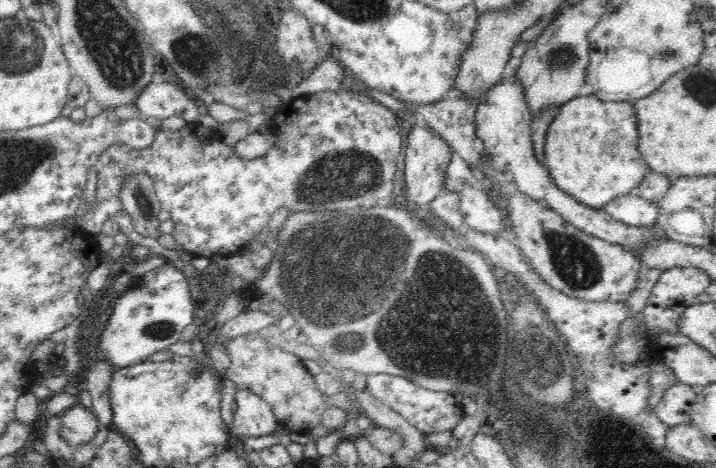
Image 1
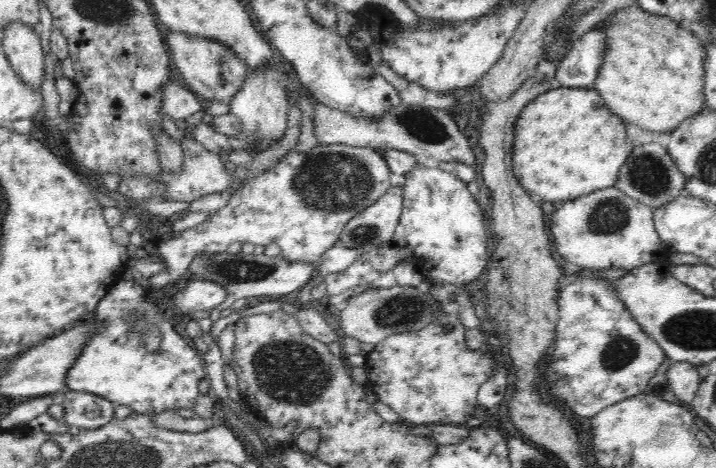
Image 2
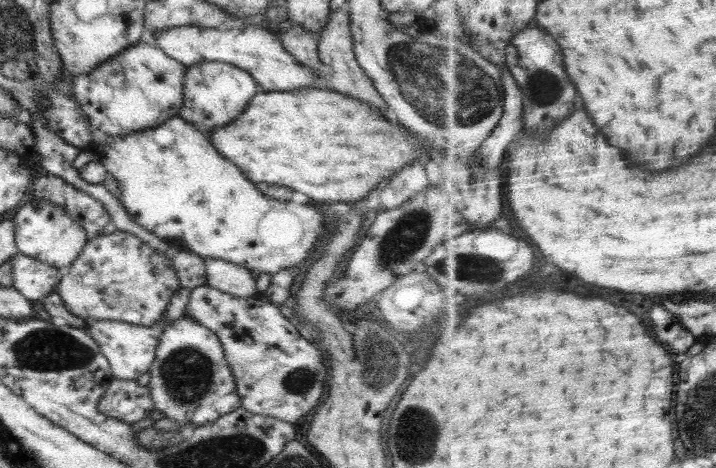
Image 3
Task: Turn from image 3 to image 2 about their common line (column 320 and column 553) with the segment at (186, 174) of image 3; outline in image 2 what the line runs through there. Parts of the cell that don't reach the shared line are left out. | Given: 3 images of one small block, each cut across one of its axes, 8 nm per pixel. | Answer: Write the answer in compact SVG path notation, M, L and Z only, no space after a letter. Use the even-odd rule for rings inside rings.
M610 186L608 190L596 190L556 204L549 227L553 244L568 267L592 270L625 268L630 271L655 262L656 256L666 251L653 223L653 212L653 208L630 198L618 187Z

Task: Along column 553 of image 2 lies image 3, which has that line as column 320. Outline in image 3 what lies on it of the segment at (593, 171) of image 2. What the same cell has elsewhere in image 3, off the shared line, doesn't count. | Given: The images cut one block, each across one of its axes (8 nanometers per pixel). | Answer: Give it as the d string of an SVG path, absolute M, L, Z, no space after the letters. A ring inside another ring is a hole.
M316 86L284 92L263 91L252 96L246 110L236 120L232 120L228 126L214 127L208 136L218 154L234 162L252 184L266 182L286 186L306 194L311 203L355 203L382 180L388 180L412 158L428 156L422 142L418 144L412 136L408 136L408 132L392 126L370 108L372 106L366 102L360 102L348 94Z

